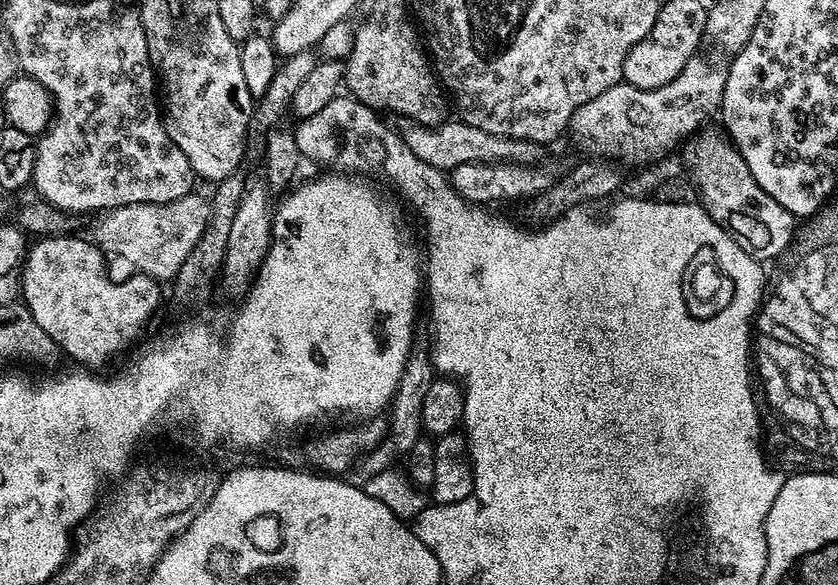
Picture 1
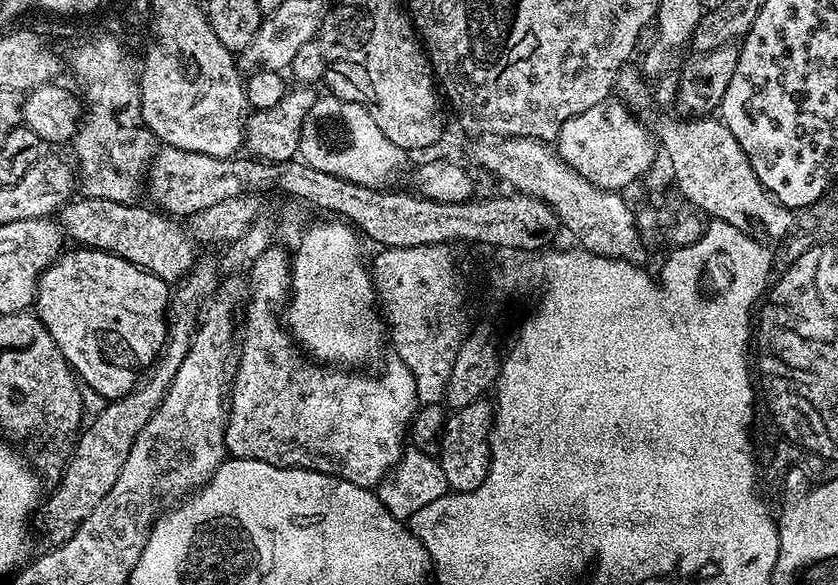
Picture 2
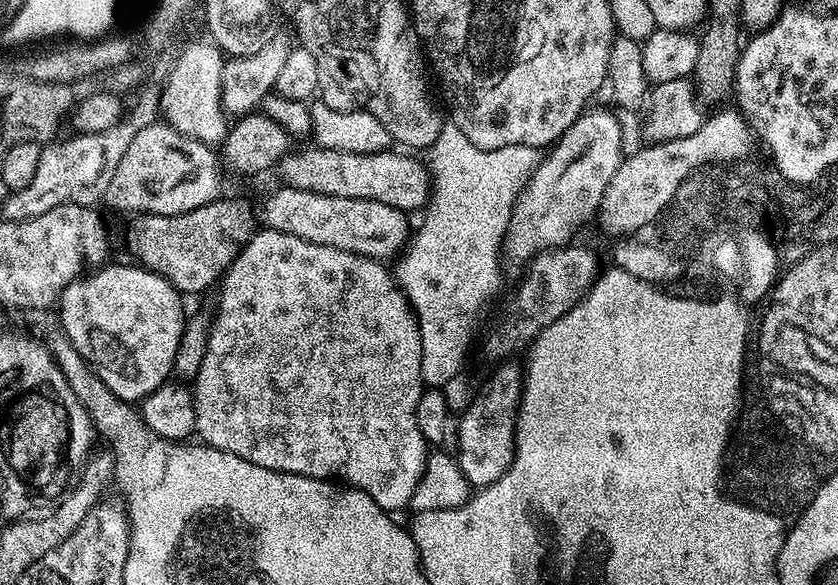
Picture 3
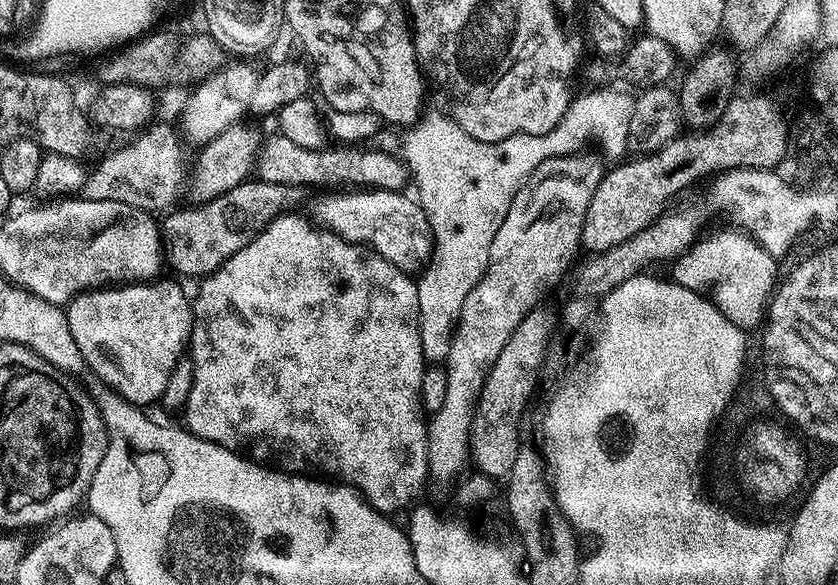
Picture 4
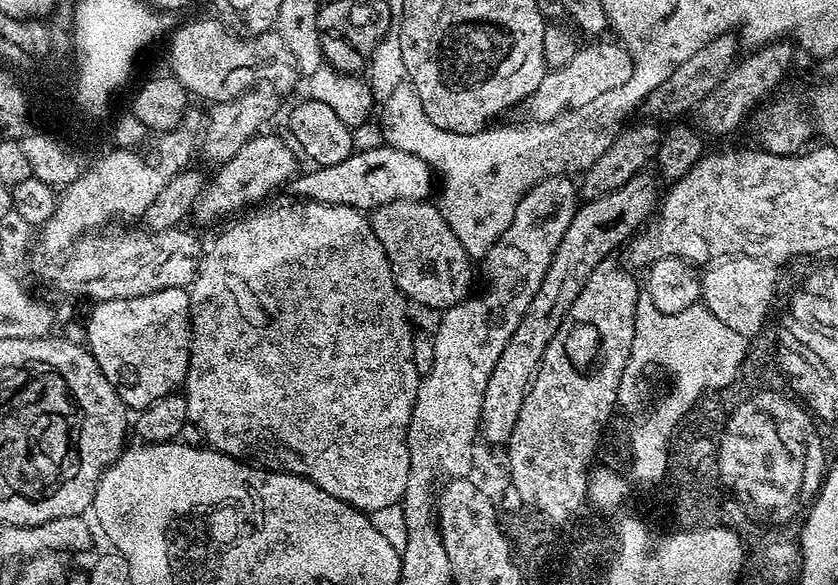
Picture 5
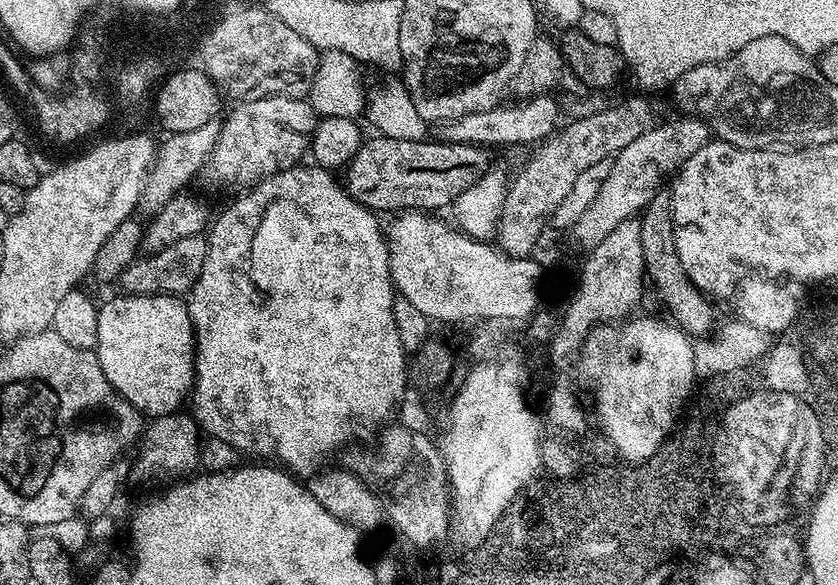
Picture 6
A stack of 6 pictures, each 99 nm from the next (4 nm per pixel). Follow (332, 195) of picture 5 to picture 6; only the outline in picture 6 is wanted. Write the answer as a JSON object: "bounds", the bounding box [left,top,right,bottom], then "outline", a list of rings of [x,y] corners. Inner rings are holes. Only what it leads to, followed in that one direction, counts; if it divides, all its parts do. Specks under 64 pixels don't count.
{"bounds":[346,134,490,214],"outline":[[[379,134],[373,135],[373,140],[365,139],[360,145],[360,149],[354,154],[354,158],[348,163],[346,169],[346,187],[348,193],[356,199],[362,206],[372,209],[377,214],[383,214],[383,212],[392,212],[391,214],[399,213],[401,210],[433,210],[432,208],[444,208],[447,206],[455,205],[456,199],[460,197],[470,186],[477,184],[480,181],[481,176],[485,172],[489,171],[490,164],[488,164],[488,156],[483,147],[475,144],[446,144],[439,139],[425,138],[422,140],[407,140],[406,138],[390,138],[389,136],[381,136]]]}

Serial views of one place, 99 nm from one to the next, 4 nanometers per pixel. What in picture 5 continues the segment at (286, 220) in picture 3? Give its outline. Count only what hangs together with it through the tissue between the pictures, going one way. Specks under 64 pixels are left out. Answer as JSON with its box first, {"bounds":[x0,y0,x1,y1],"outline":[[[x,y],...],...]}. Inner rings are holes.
{"bounds":[370,200,474,310],"outline":[[[428,200],[390,202],[375,209],[370,219],[378,242],[382,242],[382,250],[386,250],[396,285],[413,305],[443,310],[465,300],[472,284],[474,260],[462,242],[458,242],[435,203]]]}

